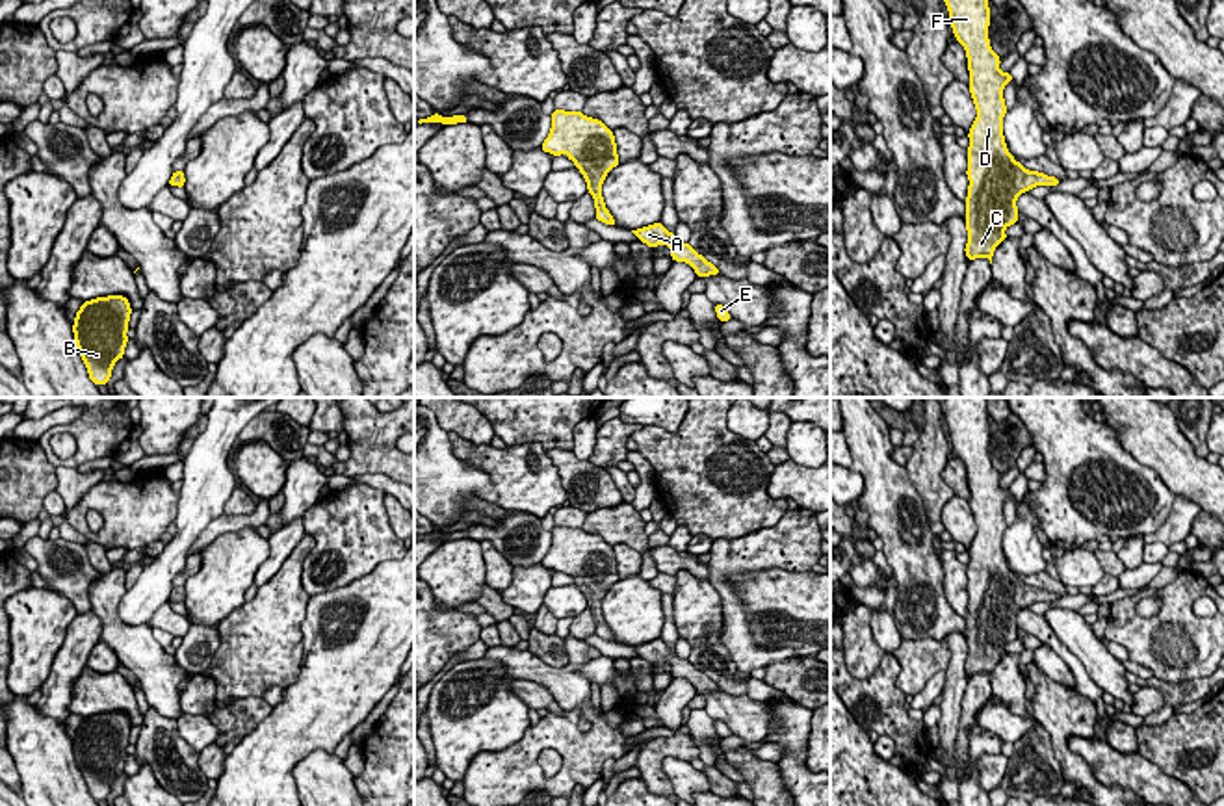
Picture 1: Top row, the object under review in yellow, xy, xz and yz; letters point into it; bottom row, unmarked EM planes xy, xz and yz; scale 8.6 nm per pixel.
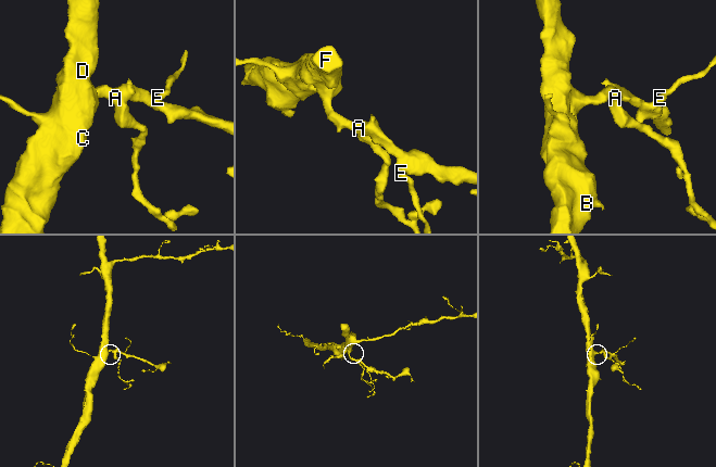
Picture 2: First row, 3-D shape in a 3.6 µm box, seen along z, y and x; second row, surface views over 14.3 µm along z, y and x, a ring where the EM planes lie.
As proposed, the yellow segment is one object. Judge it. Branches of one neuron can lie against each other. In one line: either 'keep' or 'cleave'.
keep

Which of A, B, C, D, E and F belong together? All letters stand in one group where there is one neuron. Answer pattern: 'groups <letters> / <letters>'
groups A B C D E F

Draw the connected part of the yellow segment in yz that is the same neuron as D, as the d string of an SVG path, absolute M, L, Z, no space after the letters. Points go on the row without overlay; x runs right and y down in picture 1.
M936 397L949 427L957 457L964 462L970 487L970 509L977 533L970 544L966 672L988 674L1009 654L1005 644L1018 637L1016 617L1035 602L1057 602L1059 594L1025 585L1009 568L1003 552L1007 529L1003 505L1010 488L999 487L999 472L988 455L990 423L986 397Z

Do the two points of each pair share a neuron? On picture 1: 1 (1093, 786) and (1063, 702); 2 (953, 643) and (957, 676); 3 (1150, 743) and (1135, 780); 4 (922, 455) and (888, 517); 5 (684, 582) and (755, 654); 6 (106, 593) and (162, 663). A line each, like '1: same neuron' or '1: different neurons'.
1: same neuron
2: same neuron
3: different neurons
4: different neurons
5: different neurons
6: same neuron

